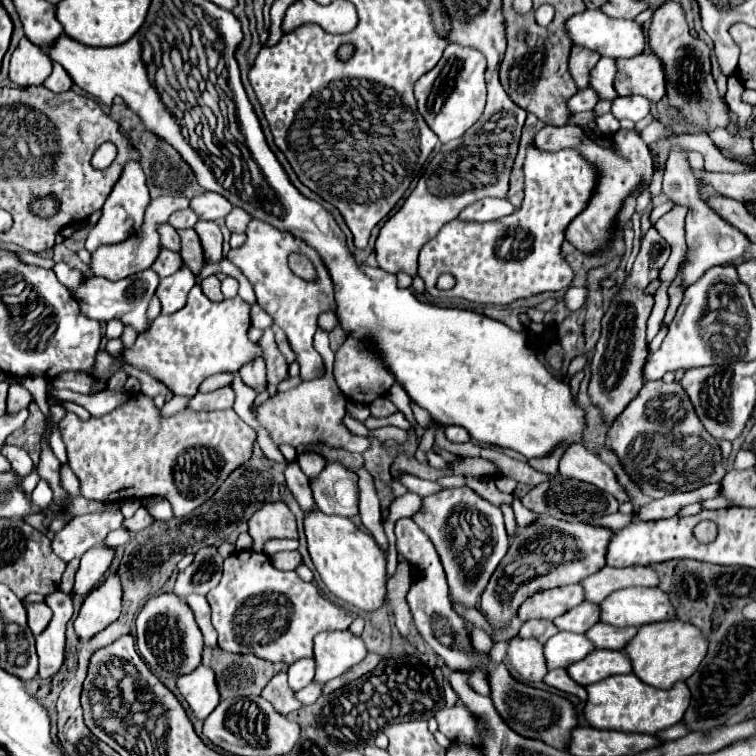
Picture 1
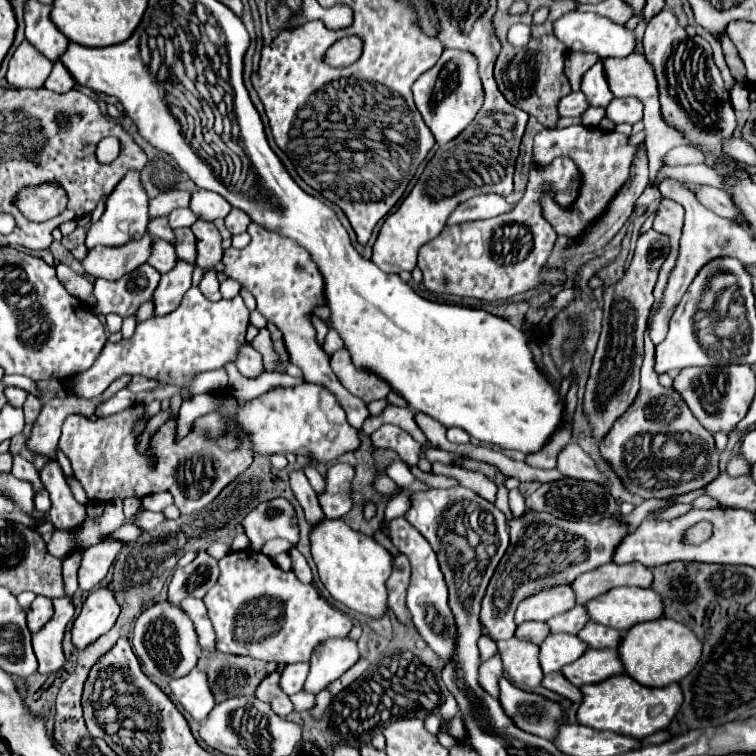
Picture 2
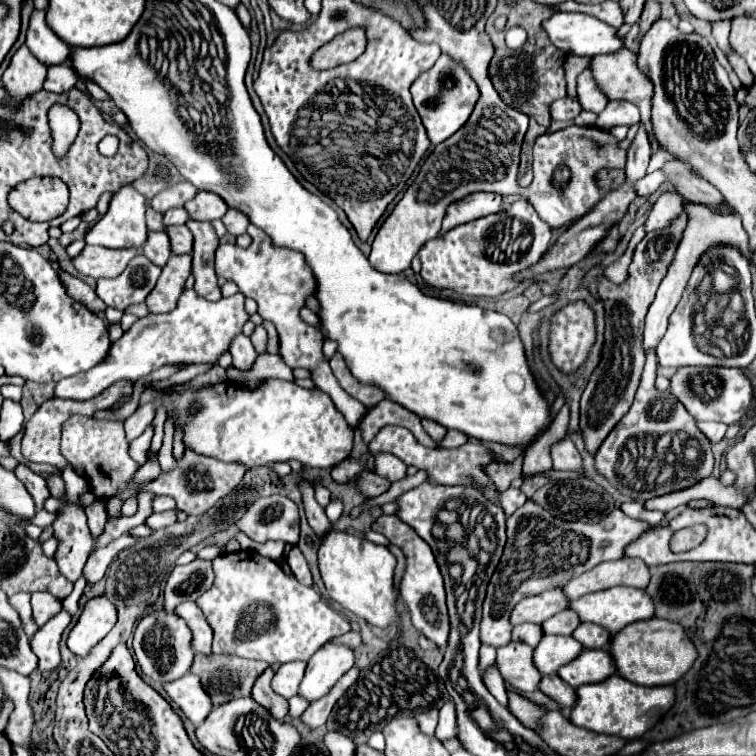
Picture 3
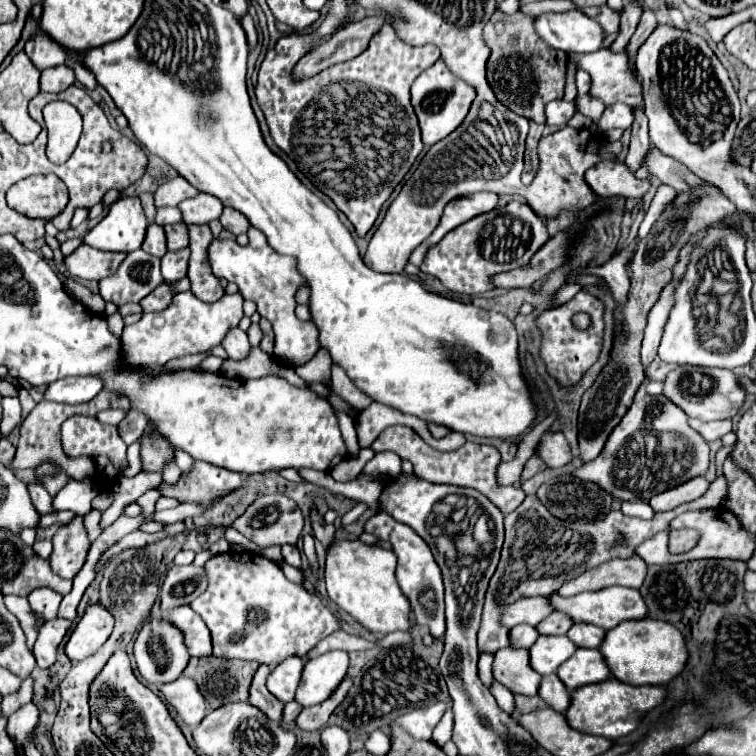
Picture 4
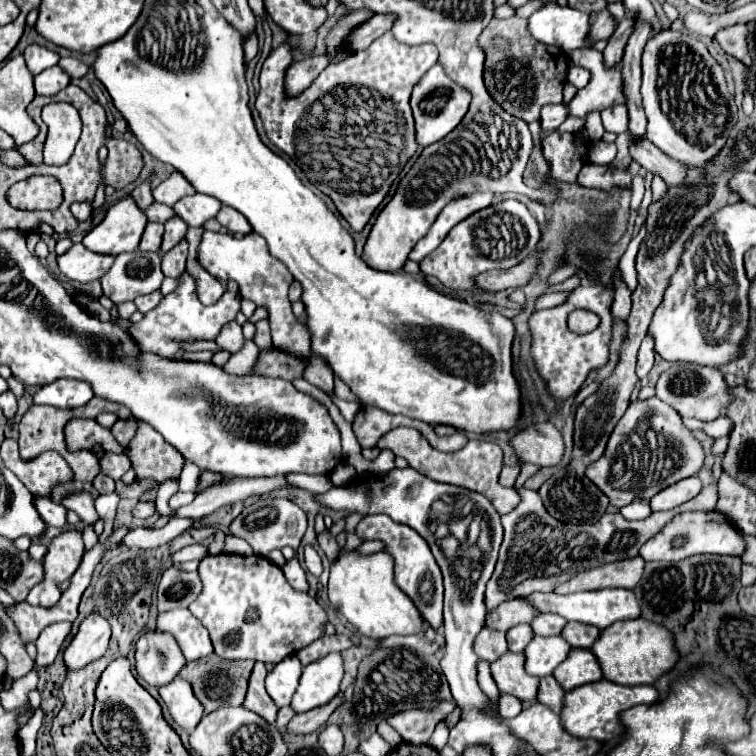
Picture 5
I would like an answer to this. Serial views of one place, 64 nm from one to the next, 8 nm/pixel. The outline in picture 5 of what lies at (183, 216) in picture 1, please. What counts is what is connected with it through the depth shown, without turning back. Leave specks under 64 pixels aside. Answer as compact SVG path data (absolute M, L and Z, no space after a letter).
M154 202L150 204L146 210L144 210L146 218L152 220L152 222L166 222L168 216L174 216L174 210L166 204L160 204L160 202Z

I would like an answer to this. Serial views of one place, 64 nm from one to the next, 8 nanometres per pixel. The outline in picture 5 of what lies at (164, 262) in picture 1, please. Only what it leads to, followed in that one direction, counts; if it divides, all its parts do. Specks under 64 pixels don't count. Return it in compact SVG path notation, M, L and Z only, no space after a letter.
M148 222L146 224L146 230L142 234L142 240L140 240L140 250L144 252L158 252L160 248L160 240L162 240L162 232L164 232L164 226L158 224L158 222Z

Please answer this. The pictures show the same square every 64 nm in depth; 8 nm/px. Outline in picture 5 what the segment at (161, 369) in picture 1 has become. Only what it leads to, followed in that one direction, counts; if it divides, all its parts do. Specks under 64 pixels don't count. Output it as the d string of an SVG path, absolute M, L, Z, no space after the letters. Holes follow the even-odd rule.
M184 270L184 274L178 278L178 288L166 294L160 300L160 304L152 312L146 312L144 318L138 324L134 324L128 332L132 334L132 338L136 338L140 348L144 348L146 352L156 352L160 356L174 358L180 352L178 346L180 340L214 340L220 328L226 322L236 318L240 310L240 300L242 298L238 294L225 291L216 304L211 306L200 304L196 296L196 280L188 270ZM56 380L52 384L42 386L38 392L34 392L32 400L34 404L48 404L54 408L76 408L86 404L94 396L92 388L84 384L82 380Z

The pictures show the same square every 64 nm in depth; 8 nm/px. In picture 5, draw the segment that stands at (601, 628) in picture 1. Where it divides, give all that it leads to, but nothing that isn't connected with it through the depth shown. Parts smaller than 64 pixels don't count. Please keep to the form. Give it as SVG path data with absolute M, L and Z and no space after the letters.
M566 622L560 636L574 648L590 648L598 638L600 630L596 626L580 624L580 622Z

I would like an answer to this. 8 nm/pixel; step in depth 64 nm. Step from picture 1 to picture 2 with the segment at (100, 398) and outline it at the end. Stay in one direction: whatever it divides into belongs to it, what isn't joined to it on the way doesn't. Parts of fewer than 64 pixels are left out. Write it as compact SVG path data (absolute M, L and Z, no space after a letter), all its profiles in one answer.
M127 388L117 392L110 400L102 403L95 411L98 417L106 417L118 413L135 403L134 394Z

